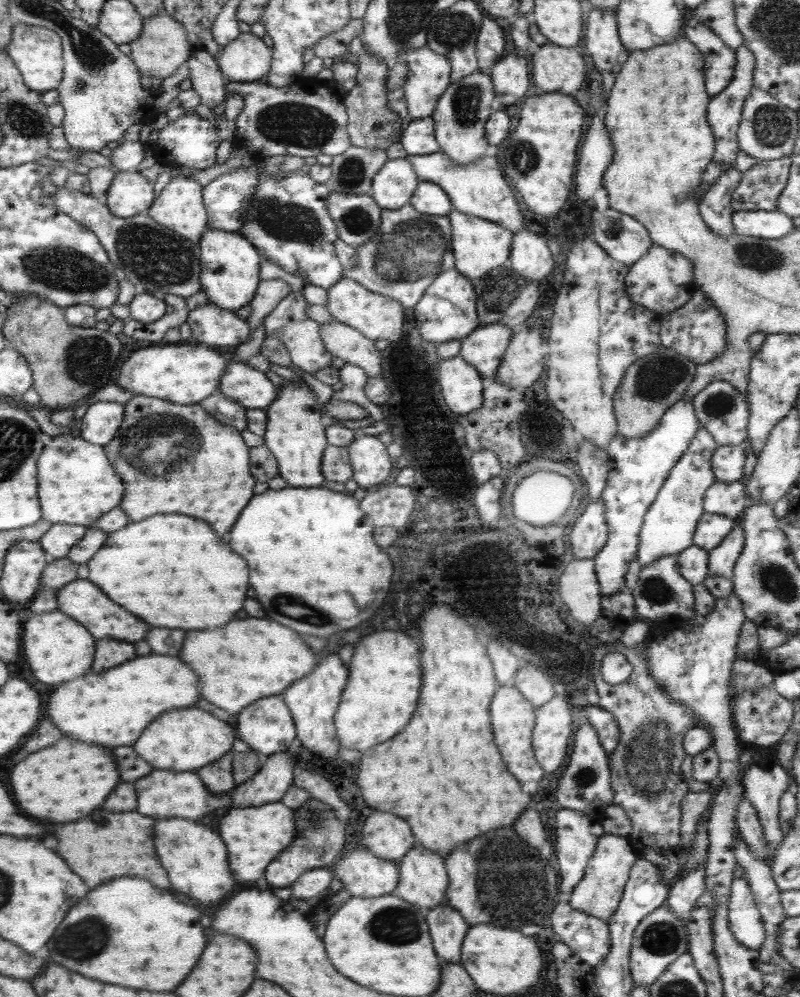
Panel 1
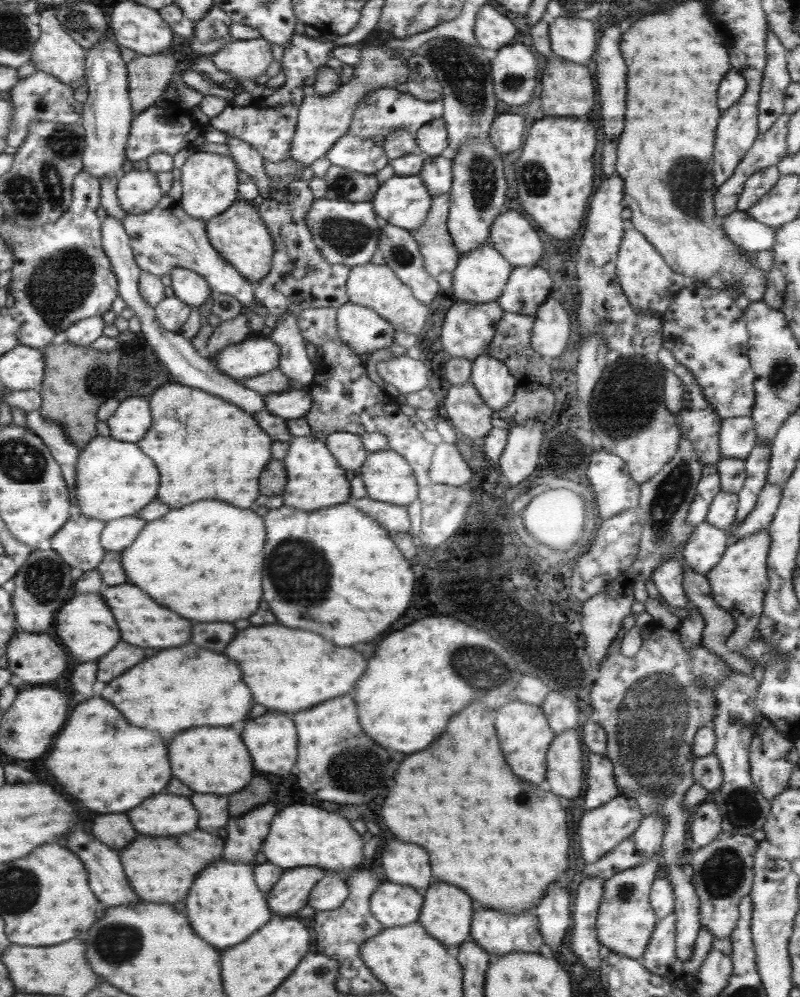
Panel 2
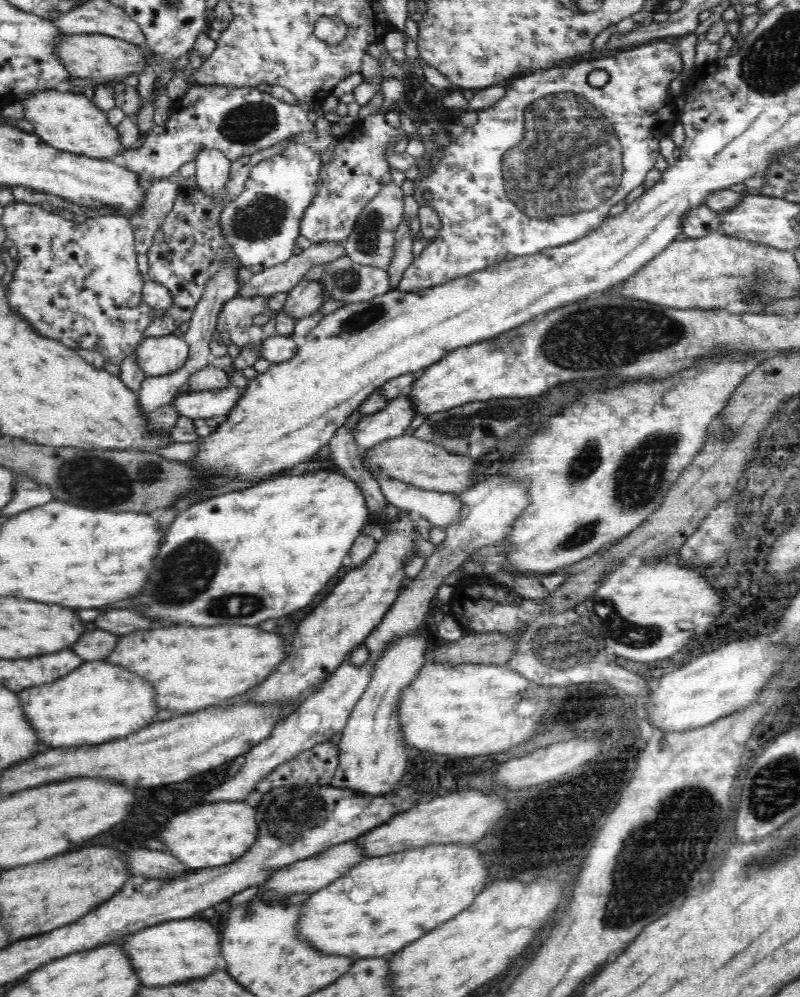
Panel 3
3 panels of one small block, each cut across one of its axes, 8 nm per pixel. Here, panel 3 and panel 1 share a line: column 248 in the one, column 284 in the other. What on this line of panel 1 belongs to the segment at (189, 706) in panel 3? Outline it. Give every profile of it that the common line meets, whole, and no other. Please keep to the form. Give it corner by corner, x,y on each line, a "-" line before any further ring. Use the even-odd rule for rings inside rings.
257,618
231,620
219,632
217,628
185,632
179,660
185,660
199,678
201,698
231,717
257,698
279,694
293,681
311,672
317,662
293,630
273,620

